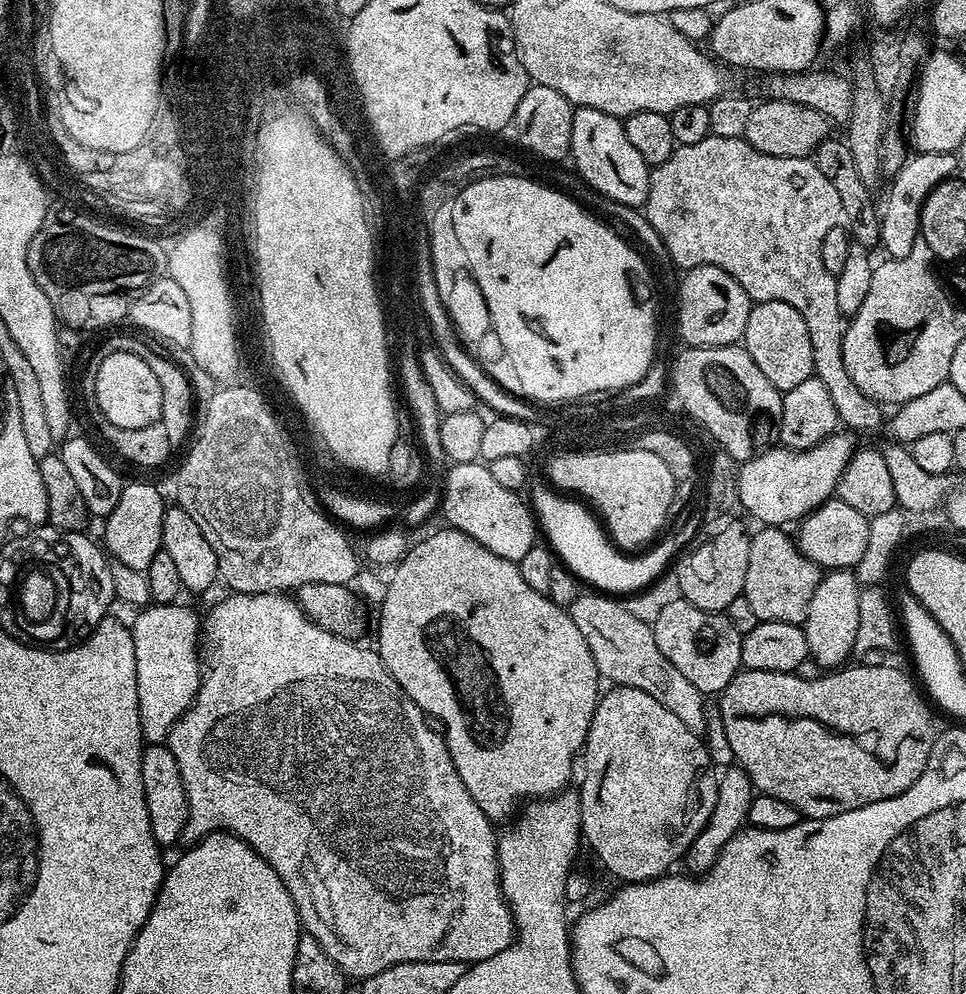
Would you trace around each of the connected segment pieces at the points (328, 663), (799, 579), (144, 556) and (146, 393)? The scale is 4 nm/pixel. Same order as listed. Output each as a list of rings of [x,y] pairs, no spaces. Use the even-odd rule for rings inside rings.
[[[238,592],[228,594],[225,600],[218,601],[209,610],[208,617],[203,617],[202,628],[205,633],[208,631],[210,635],[216,636],[217,642],[220,643],[220,661],[209,672],[207,669],[206,675],[200,681],[200,689],[194,698],[194,702],[180,715],[178,722],[170,730],[166,741],[168,748],[174,754],[174,759],[178,761],[178,770],[182,774],[182,786],[186,786],[188,821],[184,827],[183,839],[192,842],[197,838],[209,836],[211,832],[229,832],[231,836],[245,840],[261,858],[270,862],[270,866],[278,874],[278,878],[282,878],[282,882],[300,915],[303,931],[316,939],[318,946],[322,946],[322,950],[326,950],[326,954],[330,958],[334,958],[336,965],[342,969],[345,977],[348,978],[373,976],[383,968],[389,968],[402,962],[462,962],[466,966],[471,966],[477,964],[479,960],[494,958],[494,954],[502,954],[502,950],[511,946],[516,934],[516,925],[512,922],[512,912],[504,903],[504,896],[500,892],[500,867],[498,866],[498,854],[496,853],[497,829],[492,829],[495,828],[493,821],[489,820],[482,810],[482,806],[478,806],[478,802],[474,802],[474,798],[470,798],[470,790],[466,790],[466,786],[450,758],[448,743],[444,741],[443,735],[433,727],[429,717],[425,716],[421,708],[406,695],[402,686],[398,686],[398,682],[394,682],[394,678],[380,660],[379,651],[373,650],[371,647],[369,647],[370,649],[359,648],[359,643],[353,642],[351,639],[338,637],[323,629],[322,626],[316,625],[303,612],[297,601],[284,592]]]
[[[764,526],[759,529],[760,533],[755,533],[750,542],[750,562],[746,566],[746,586],[744,587],[744,597],[746,602],[750,602],[750,606],[754,609],[757,621],[769,620],[770,622],[790,622],[791,624],[803,625],[806,614],[810,610],[810,598],[814,598],[814,590],[818,590],[818,582],[822,575],[822,569],[819,564],[814,563],[809,556],[804,555],[799,543],[795,539],[792,540],[787,536],[785,529],[780,526]]]
[[[136,480],[133,484],[125,483],[120,490],[118,506],[103,521],[103,547],[113,560],[122,562],[133,572],[147,573],[154,554],[162,551],[162,518],[166,501],[164,496],[152,484],[143,484]]]
[[[115,352],[103,357],[99,362],[101,364],[96,368],[94,402],[102,410],[102,414],[106,414],[106,418],[110,418],[110,422],[114,422],[114,426],[122,426],[126,430],[138,430],[138,426],[150,426],[157,423],[162,410],[162,386],[158,386],[158,378],[154,374],[154,370],[150,370],[150,366],[146,366],[146,362],[142,362],[142,358],[138,358],[138,354],[129,352]]]

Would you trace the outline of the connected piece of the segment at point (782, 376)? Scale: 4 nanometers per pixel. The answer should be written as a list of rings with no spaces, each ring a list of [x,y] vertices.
[[[756,302],[750,310],[750,318],[746,318],[746,330],[742,337],[742,346],[758,362],[758,370],[770,378],[772,385],[781,394],[794,390],[794,386],[813,379],[814,350],[810,342],[810,330],[794,310],[794,306],[786,306],[786,302]]]

